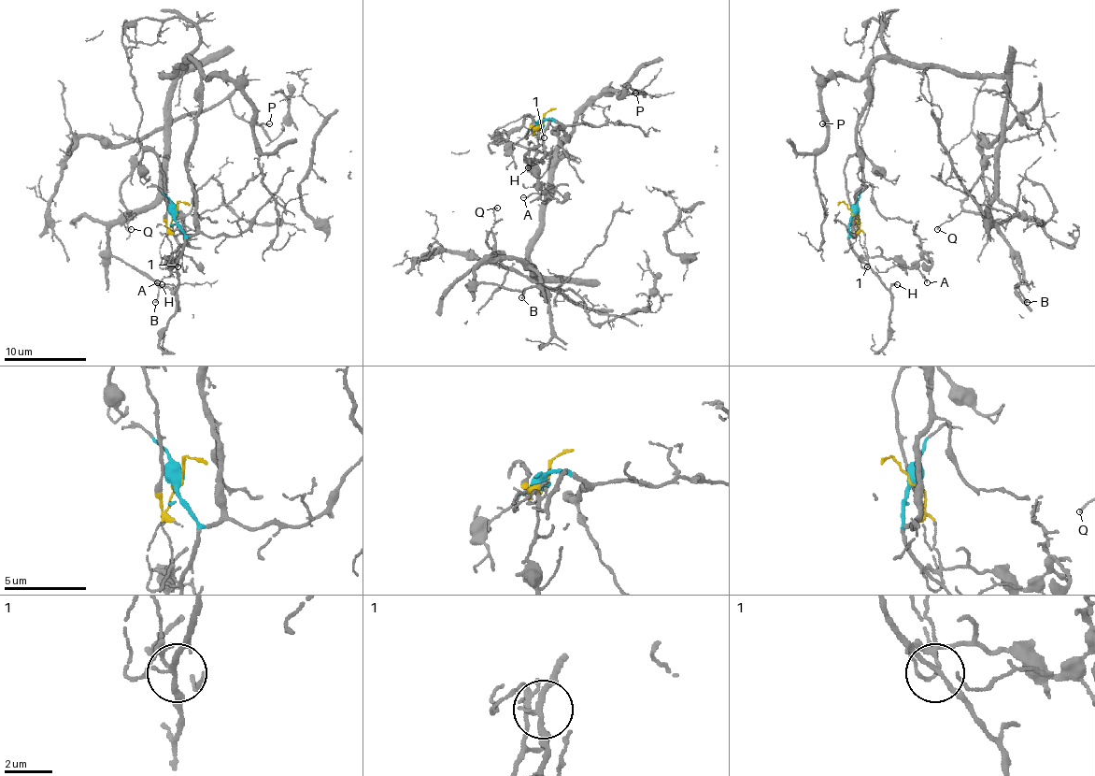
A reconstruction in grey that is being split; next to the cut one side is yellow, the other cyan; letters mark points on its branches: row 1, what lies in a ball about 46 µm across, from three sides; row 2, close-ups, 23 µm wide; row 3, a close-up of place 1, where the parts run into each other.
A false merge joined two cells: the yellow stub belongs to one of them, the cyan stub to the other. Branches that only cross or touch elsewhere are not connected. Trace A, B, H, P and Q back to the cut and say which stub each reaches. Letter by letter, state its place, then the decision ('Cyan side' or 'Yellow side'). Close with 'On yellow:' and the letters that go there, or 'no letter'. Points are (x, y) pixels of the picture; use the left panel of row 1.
A: Place: (157, 282). Yellow side
B: Place: (155, 302). Cyan side
H: Place: (162, 284). Cyan side
P: Place: (269, 123). Cyan side
Q: Place: (131, 229). Cyan side
On yellow: A

